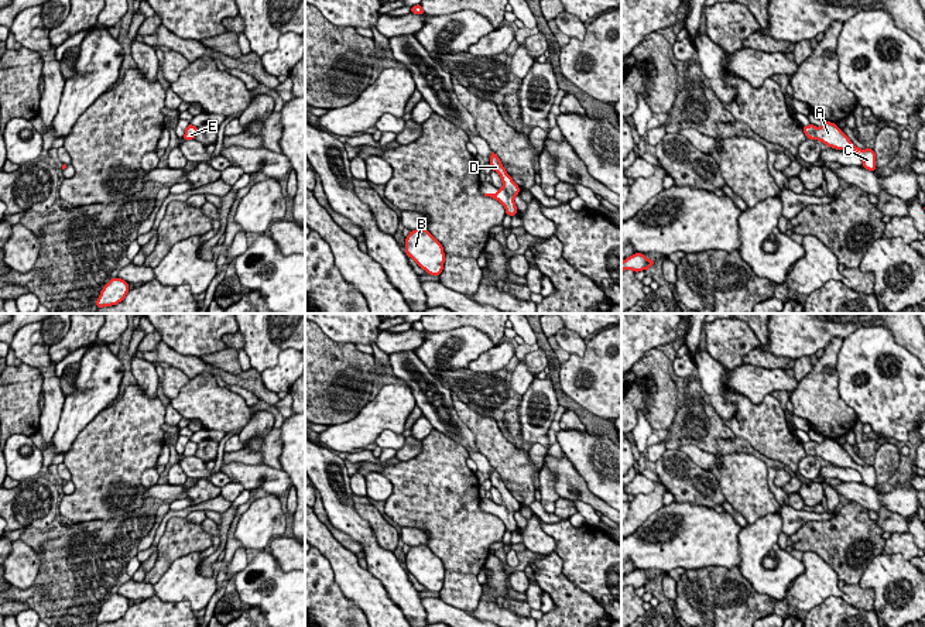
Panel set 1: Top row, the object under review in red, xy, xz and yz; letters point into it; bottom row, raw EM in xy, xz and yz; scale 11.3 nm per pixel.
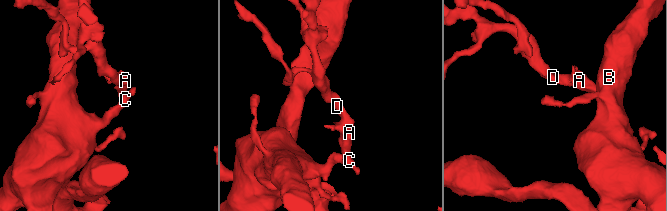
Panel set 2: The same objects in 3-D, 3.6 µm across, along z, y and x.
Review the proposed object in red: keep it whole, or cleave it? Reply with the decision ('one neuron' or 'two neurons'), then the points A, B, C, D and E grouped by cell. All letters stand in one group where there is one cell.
one neuron; A B C D E

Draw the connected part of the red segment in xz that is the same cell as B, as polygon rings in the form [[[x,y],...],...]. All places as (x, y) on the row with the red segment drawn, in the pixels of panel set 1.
[[[428,229],[411,230],[405,237],[405,253],[426,274],[441,275],[445,263],[442,244],[428,232]]]

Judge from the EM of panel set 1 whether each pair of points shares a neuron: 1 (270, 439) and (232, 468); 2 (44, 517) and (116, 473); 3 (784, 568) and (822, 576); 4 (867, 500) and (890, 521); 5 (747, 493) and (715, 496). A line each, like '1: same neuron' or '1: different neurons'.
1: different neurons
2: different neurons
3: different neurons
4: different neurons
5: different neurons

